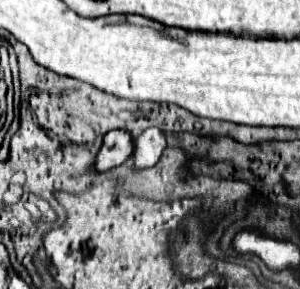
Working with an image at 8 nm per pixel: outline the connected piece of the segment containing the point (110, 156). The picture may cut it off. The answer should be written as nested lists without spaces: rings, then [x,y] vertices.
[[[110,131],[104,137],[102,149],[96,155],[94,169],[108,171],[122,165],[132,153],[132,135],[128,131]]]

